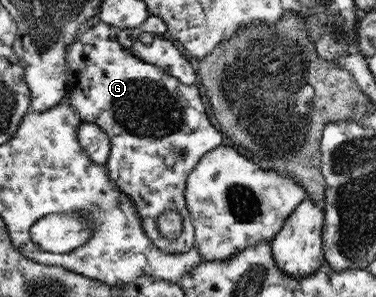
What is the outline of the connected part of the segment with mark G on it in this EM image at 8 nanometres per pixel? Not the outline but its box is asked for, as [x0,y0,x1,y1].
[66,16,221,254]

